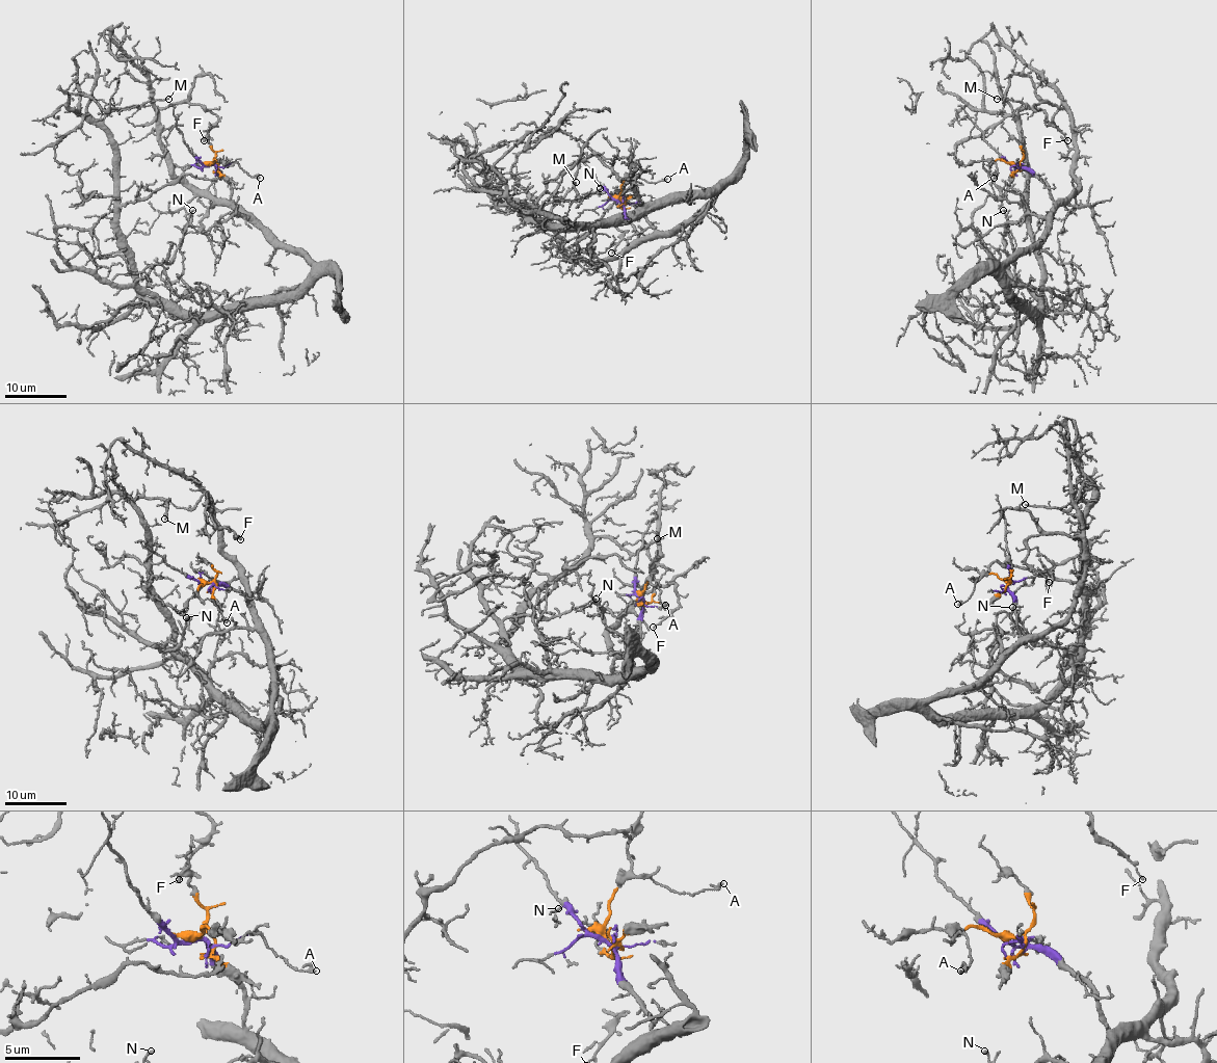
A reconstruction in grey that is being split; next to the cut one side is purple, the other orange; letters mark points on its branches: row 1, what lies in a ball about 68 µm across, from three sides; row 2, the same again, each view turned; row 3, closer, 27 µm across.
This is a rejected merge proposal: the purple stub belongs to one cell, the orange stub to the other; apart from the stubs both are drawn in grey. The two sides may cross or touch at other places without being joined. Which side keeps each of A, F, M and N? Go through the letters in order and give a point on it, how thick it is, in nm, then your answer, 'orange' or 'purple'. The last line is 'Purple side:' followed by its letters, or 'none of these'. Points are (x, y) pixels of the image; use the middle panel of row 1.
A: at (667, 179); 220 nm thick; orange
F: at (611, 253); 100 nm thick; purple
M: at (576, 182); 160 nm thick; purple
N: at (600, 188); 100 nm thick; purple
Purple side: F, M, N

